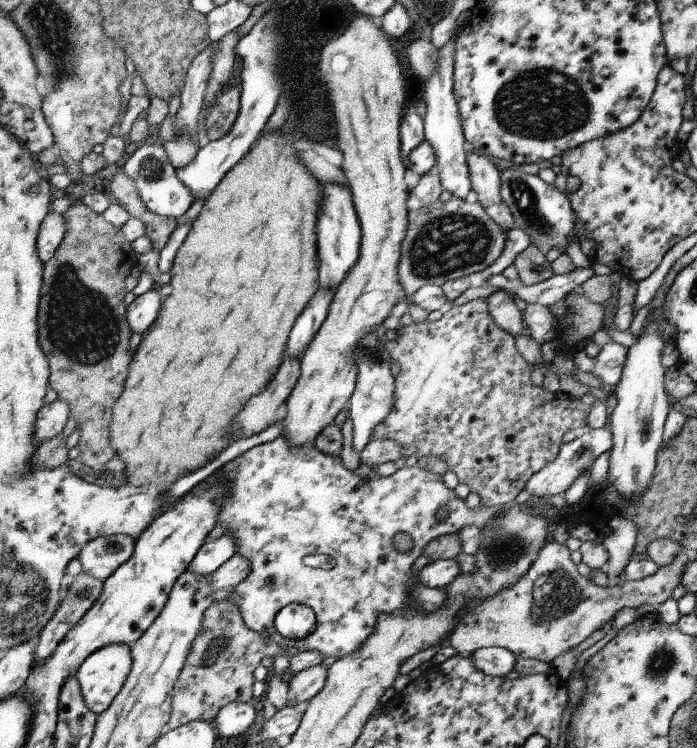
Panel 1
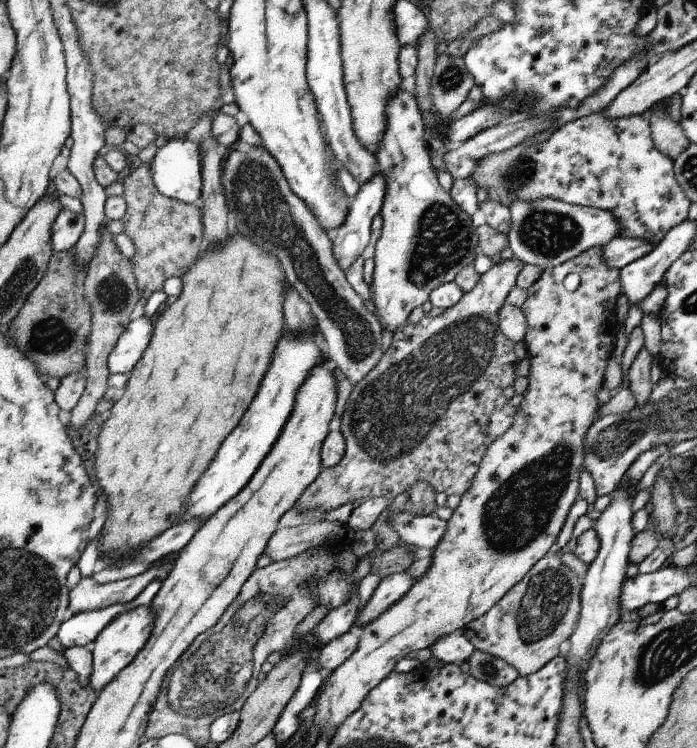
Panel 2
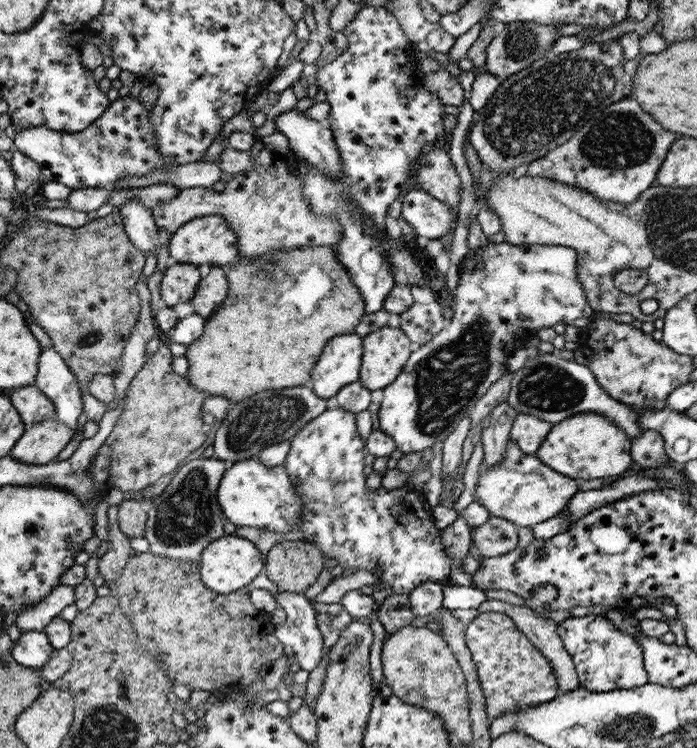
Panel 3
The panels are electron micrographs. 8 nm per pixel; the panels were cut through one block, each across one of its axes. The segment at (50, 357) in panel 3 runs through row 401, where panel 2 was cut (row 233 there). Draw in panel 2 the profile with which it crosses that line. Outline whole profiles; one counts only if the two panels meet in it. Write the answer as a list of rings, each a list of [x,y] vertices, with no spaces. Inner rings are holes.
[[[63,209],[52,224],[50,247],[53,253],[62,253],[74,248],[84,228],[83,214]]]

